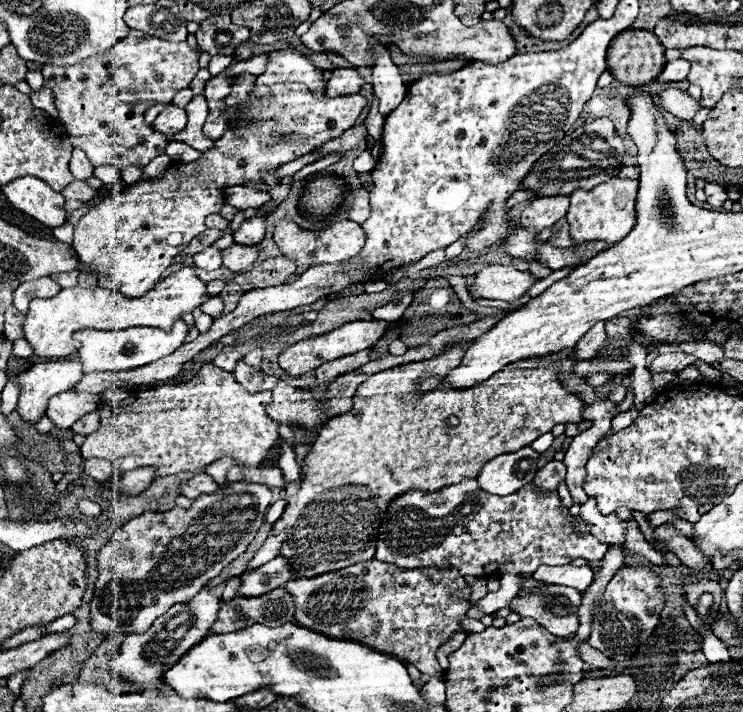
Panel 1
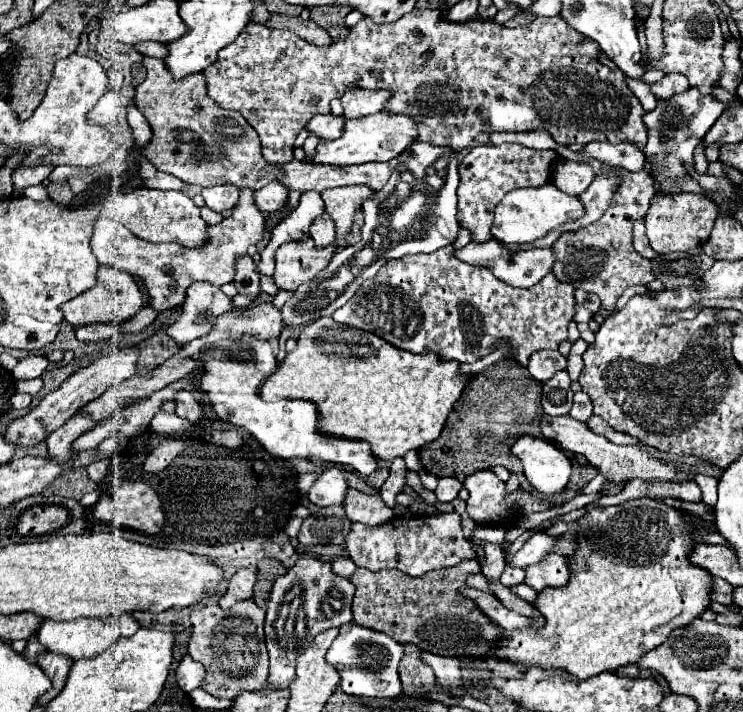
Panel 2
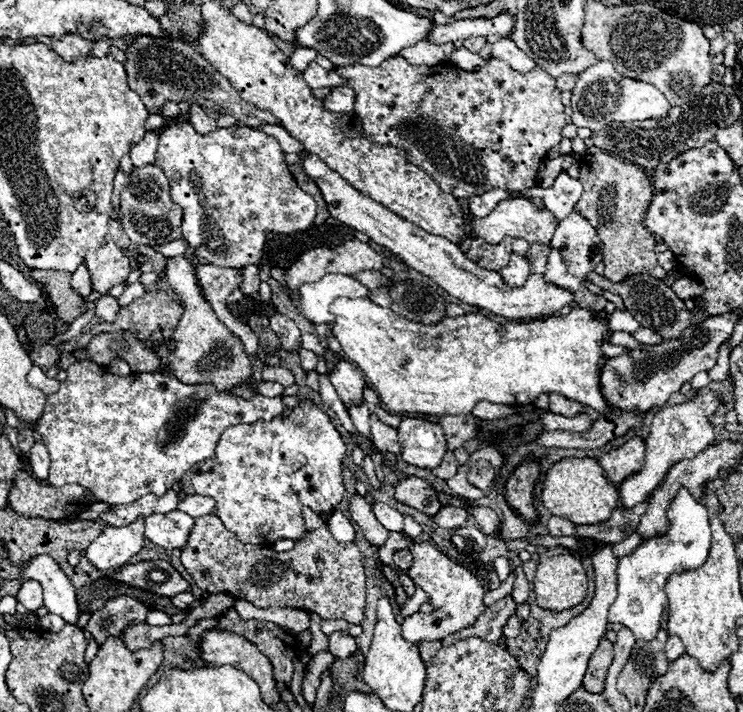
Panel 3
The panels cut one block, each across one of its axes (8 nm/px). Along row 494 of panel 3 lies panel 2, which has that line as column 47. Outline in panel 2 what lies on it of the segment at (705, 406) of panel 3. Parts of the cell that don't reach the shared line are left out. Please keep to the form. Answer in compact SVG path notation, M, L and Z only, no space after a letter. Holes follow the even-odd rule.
M80 618L72 622L46 620L38 630L38 640L46 650L66 654L72 660L94 658L118 638L120 626L116 618Z

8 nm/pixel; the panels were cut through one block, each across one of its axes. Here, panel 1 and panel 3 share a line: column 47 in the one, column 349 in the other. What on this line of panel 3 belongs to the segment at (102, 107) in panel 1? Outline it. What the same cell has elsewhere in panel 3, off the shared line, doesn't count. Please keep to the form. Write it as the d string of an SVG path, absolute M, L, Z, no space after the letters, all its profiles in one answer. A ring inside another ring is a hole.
M398 54L376 68L350 64L336 70L356 92L354 112L360 116L368 138L378 144L382 142L408 150L408 160L418 168L424 168L442 192L448 192L458 200L480 196L494 188L522 190L536 186L538 168L544 162L546 152L560 144L560 132L566 126L564 104L560 92L556 92L556 80L540 68L520 74L500 58L490 58L478 72L466 72L452 64L410 66Z

